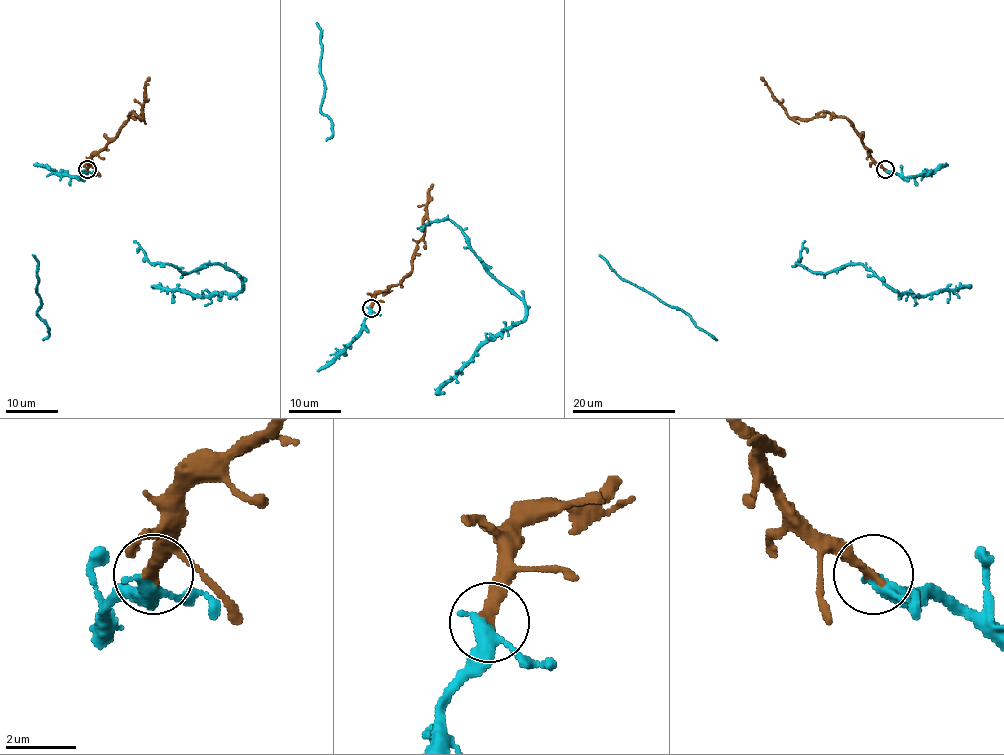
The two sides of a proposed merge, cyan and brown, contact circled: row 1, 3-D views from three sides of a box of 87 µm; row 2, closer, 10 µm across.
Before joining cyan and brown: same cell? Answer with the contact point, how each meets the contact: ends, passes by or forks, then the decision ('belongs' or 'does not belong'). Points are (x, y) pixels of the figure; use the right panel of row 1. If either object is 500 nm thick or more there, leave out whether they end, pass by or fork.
place (885, 169); cyan passes by; brown ends; belongs

